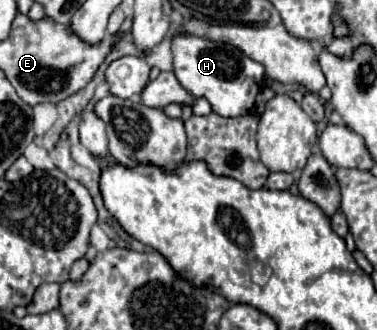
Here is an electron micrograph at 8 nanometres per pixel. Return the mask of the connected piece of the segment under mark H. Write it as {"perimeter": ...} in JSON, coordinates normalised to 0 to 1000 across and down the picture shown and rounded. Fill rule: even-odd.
{"perimeter":[[[472,100],[456,112],[462,227],[515,294],[546,294],[562,330],[589,355],[631,355],[674,324],[674,294],[690,282],[700,203],[668,185],[637,148],[605,130],[573,130],[509,100]]]}

